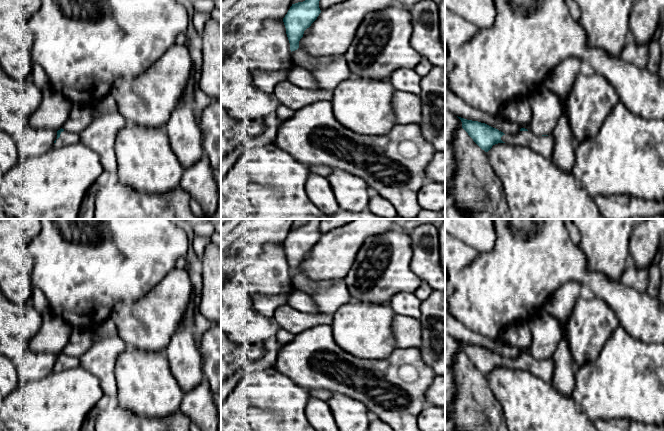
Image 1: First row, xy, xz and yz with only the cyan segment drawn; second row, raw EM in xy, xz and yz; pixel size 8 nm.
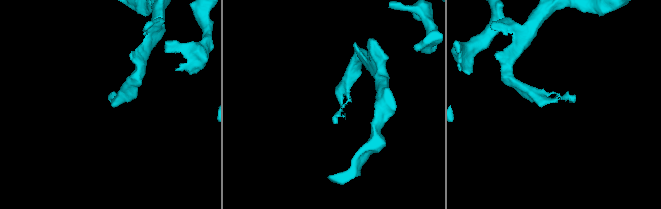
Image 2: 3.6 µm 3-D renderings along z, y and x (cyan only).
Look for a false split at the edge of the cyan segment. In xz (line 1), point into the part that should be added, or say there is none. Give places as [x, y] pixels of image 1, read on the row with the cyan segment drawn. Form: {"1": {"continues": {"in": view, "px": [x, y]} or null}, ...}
{"1": {"continues": null}}

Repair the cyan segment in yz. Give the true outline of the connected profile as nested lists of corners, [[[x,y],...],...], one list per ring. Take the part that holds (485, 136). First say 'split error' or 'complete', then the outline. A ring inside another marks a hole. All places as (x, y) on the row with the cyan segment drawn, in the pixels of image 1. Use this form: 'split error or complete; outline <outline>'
split error; outline [[[461,117],[458,118],[462,122],[462,128],[485,152],[488,152],[495,144],[508,143],[528,147],[545,158],[552,158],[555,150],[553,134],[537,136],[532,131],[521,128],[515,135],[506,135],[485,123],[467,120]]]

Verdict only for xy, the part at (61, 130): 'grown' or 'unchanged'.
grown

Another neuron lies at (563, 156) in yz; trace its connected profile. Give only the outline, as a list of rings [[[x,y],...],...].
[[[563,110],[553,131],[553,137],[555,139],[555,150],[552,155],[554,164],[562,171],[572,172],[577,142]]]

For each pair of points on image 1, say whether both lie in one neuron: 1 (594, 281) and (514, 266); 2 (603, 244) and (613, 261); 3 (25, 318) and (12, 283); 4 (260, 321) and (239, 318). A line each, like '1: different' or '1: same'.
1: same
2: same
3: different
4: same

